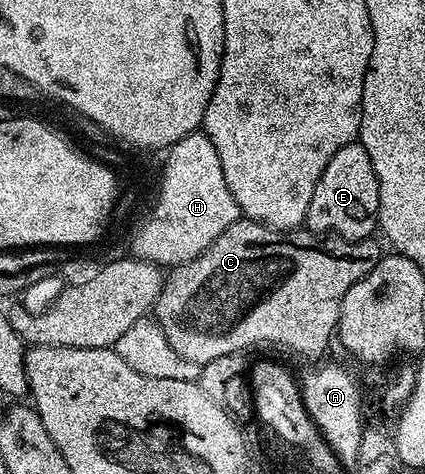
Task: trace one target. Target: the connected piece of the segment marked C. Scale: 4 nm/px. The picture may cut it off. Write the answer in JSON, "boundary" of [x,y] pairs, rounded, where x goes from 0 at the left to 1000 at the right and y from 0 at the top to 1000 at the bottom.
{"boundary":[[[562,460],[522,500],[506,504],[475,536],[456,542],[456,551],[433,555],[424,563],[402,565],[393,574],[386,591],[386,608],[376,612],[376,622],[367,631],[362,650],[362,671],[369,686],[391,703],[391,719],[400,719],[402,732],[416,745],[428,745],[428,753],[473,770],[504,762],[504,753],[532,753],[532,745],[584,745],[591,732],[612,732],[619,724],[642,724],[649,732],[680,732],[696,749],[718,749],[725,757],[751,759],[762,738],[772,732],[772,722],[784,722],[800,688],[800,654],[805,652],[805,627],[824,618],[824,601],[852,593],[880,559],[899,542],[899,527],[882,513],[882,502],[868,500],[845,508],[802,504],[798,500],[755,500],[722,483],[689,483],[685,487],[654,487],[645,479],[631,479],[624,470],[602,470],[595,462]]]}

